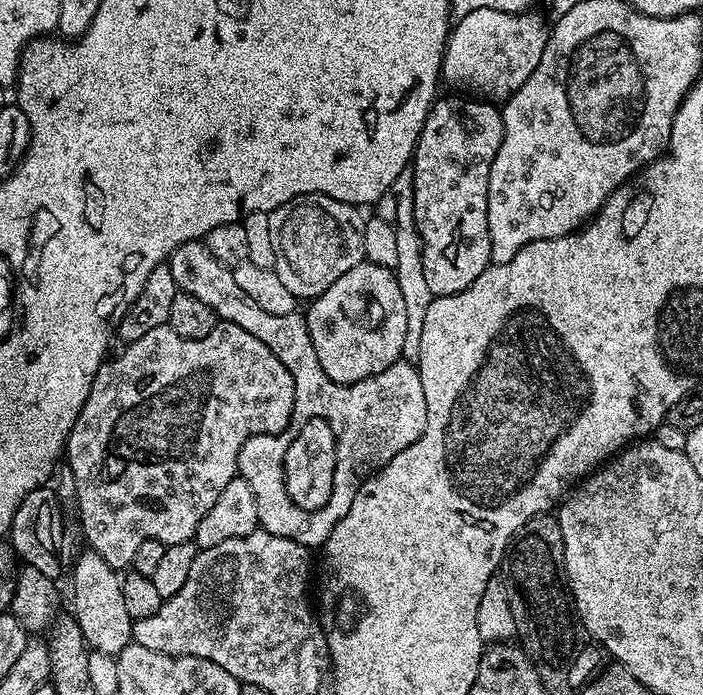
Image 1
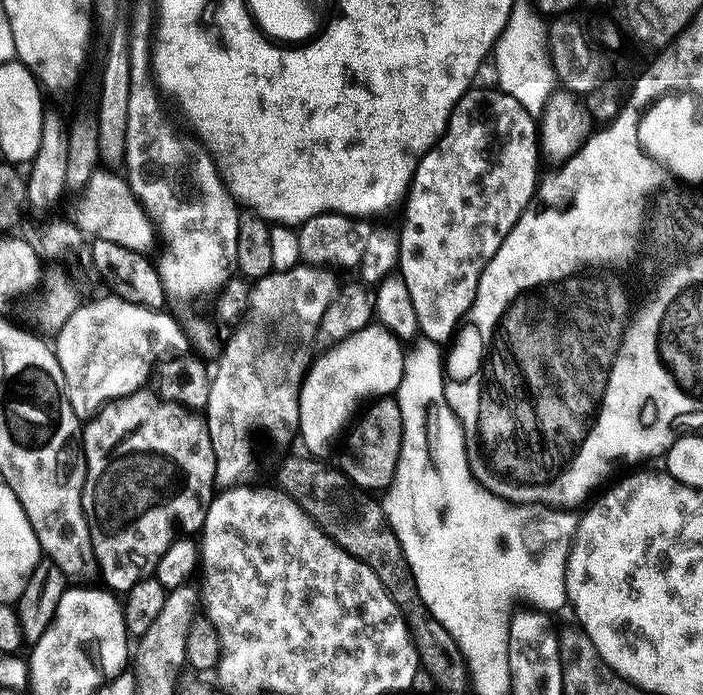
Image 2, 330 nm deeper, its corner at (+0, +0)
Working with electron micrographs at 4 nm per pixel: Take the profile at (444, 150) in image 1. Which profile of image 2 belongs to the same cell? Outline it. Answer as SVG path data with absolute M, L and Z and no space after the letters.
M473 86L469 88L468 93L454 106L446 130L440 133L439 142L418 162L412 184L408 188L408 195L402 204L402 209L404 208L404 225L401 226L400 232L398 231L398 274L406 282L406 290L410 290L410 302L414 302L416 327L427 340L448 342L453 339L458 325L467 317L468 311L472 308L484 265L490 262L490 258L494 258L494 254L502 246L506 234L510 234L510 230L516 225L520 215L533 203L538 192L538 179L536 180L537 121L524 109L522 102L518 102L518 98L510 98L510 94L500 91L499 87L491 87L479 88L479 86Z

